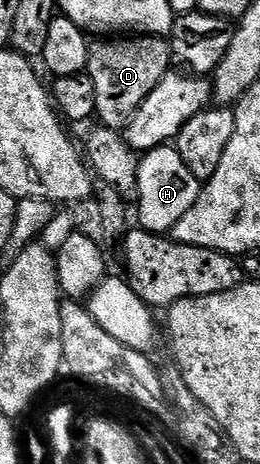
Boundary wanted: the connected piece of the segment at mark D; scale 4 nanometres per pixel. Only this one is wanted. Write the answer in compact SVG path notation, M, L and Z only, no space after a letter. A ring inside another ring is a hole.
M119 36L114 40L99 40L92 45L85 73L93 80L93 92L97 92L98 121L110 130L122 131L131 117L141 108L141 104L157 88L157 84L169 73L173 66L171 44L163 36Z

